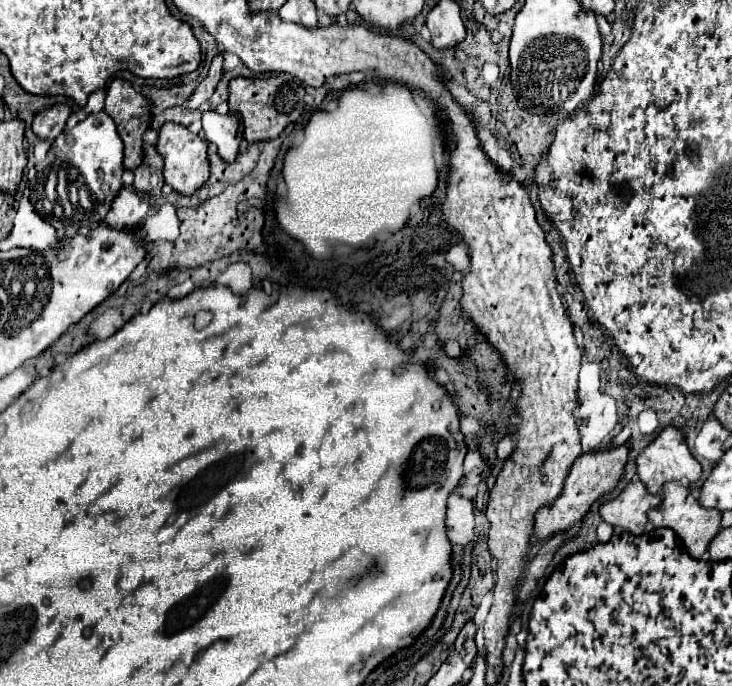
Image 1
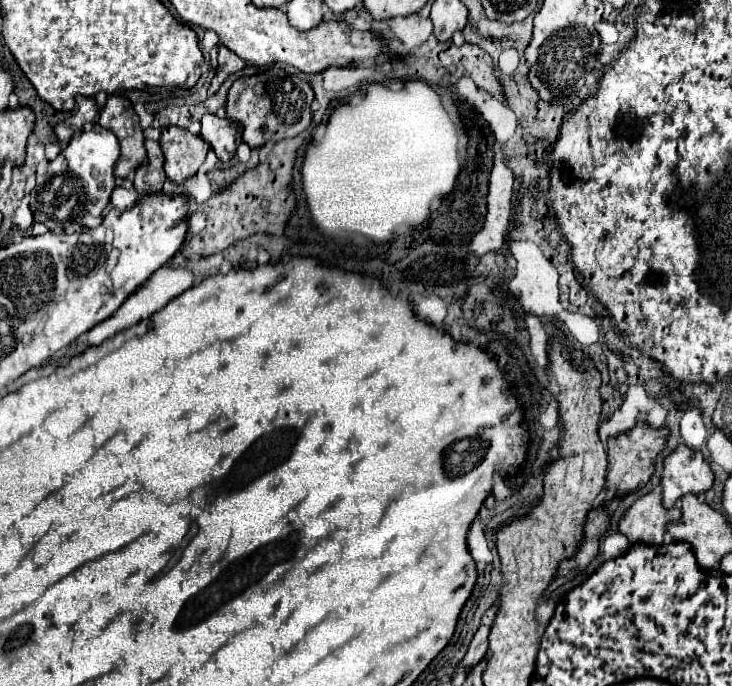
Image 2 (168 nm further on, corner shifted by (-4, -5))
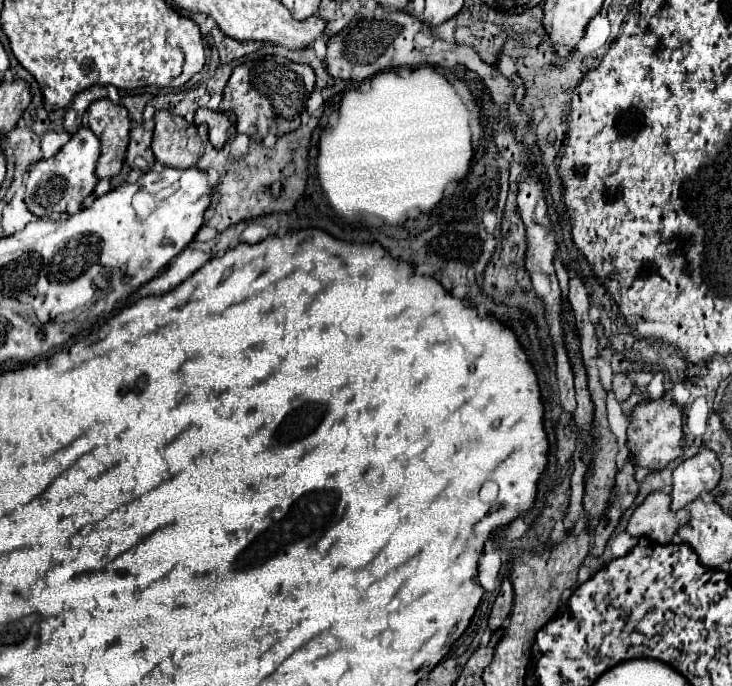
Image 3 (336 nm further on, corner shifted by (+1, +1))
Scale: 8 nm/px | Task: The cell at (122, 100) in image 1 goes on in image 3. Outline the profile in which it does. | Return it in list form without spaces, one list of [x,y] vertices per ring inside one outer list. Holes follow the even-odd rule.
[[[108,98],[96,100],[88,108],[88,128],[100,138],[100,158],[96,164],[96,176],[118,176],[128,146],[128,110],[124,110],[124,106],[112,104]]]

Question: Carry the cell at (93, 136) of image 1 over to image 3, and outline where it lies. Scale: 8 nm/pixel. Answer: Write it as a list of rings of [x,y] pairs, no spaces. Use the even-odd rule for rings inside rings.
[[[80,128],[76,134],[72,134],[70,142],[56,156],[48,160],[40,160],[26,178],[24,200],[28,210],[40,218],[50,218],[54,214],[64,214],[64,208],[72,198],[76,198],[78,202],[88,198],[94,190],[94,184],[98,182],[94,174],[98,150],[100,150],[98,138],[88,128]]]

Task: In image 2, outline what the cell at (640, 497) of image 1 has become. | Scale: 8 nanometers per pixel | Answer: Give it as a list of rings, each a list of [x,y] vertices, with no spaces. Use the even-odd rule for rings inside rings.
[[[649,492],[635,500],[631,508],[619,520],[619,532],[625,534],[631,542],[643,544],[661,544],[665,534],[665,524],[679,518],[679,508],[663,508],[661,494]]]

